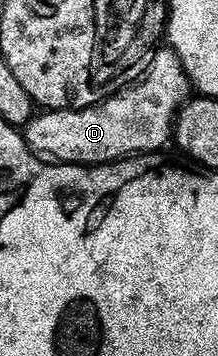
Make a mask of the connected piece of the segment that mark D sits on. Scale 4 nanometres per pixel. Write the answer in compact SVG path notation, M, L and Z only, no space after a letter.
M170 47L160 48L155 58L147 62L143 76L134 85L119 90L114 97L109 97L89 109L56 109L43 111L32 117L25 127L27 148L40 158L50 159L55 163L65 165L82 163L88 167L109 165L136 155L155 155L166 150L163 148L166 147L167 140L169 142L172 140L179 110L187 104L192 93L192 83L187 77L187 72L183 70L183 64L179 61L175 50Z

